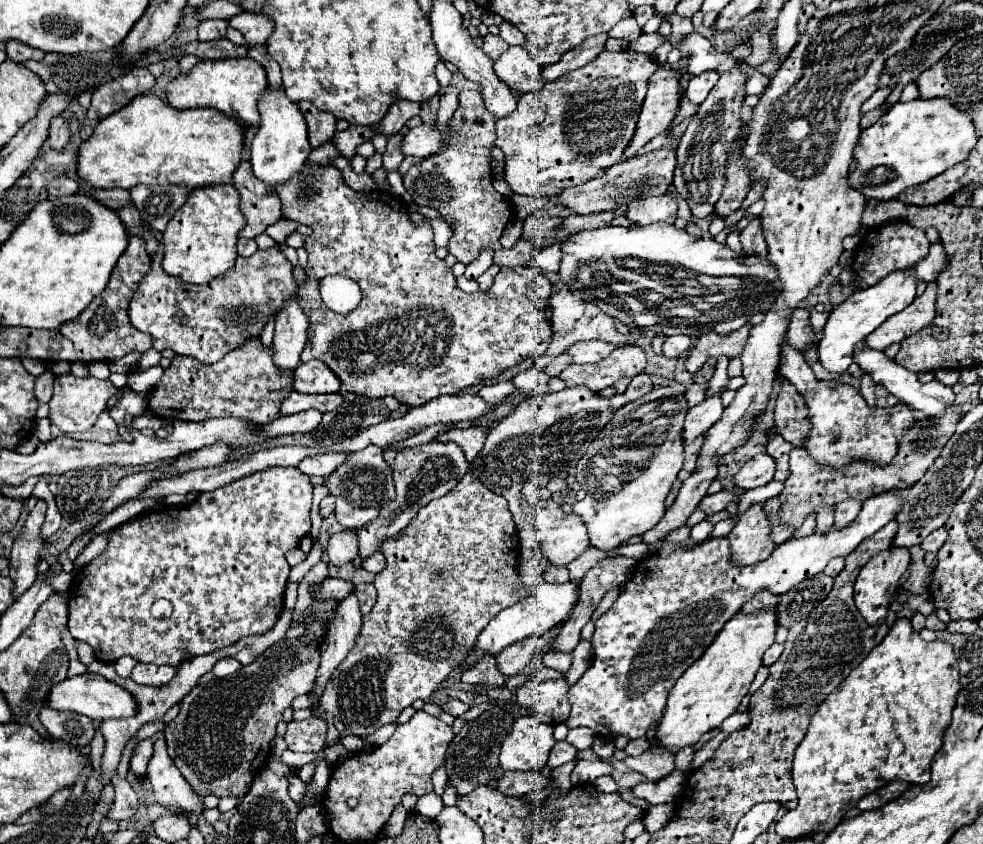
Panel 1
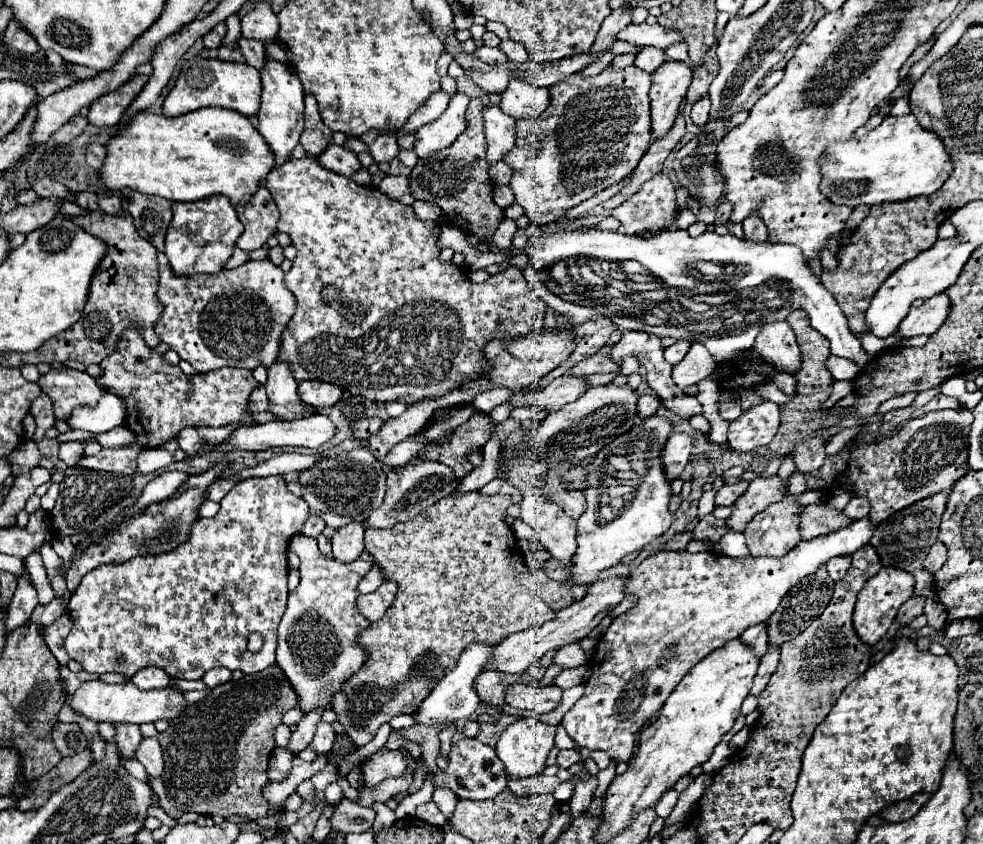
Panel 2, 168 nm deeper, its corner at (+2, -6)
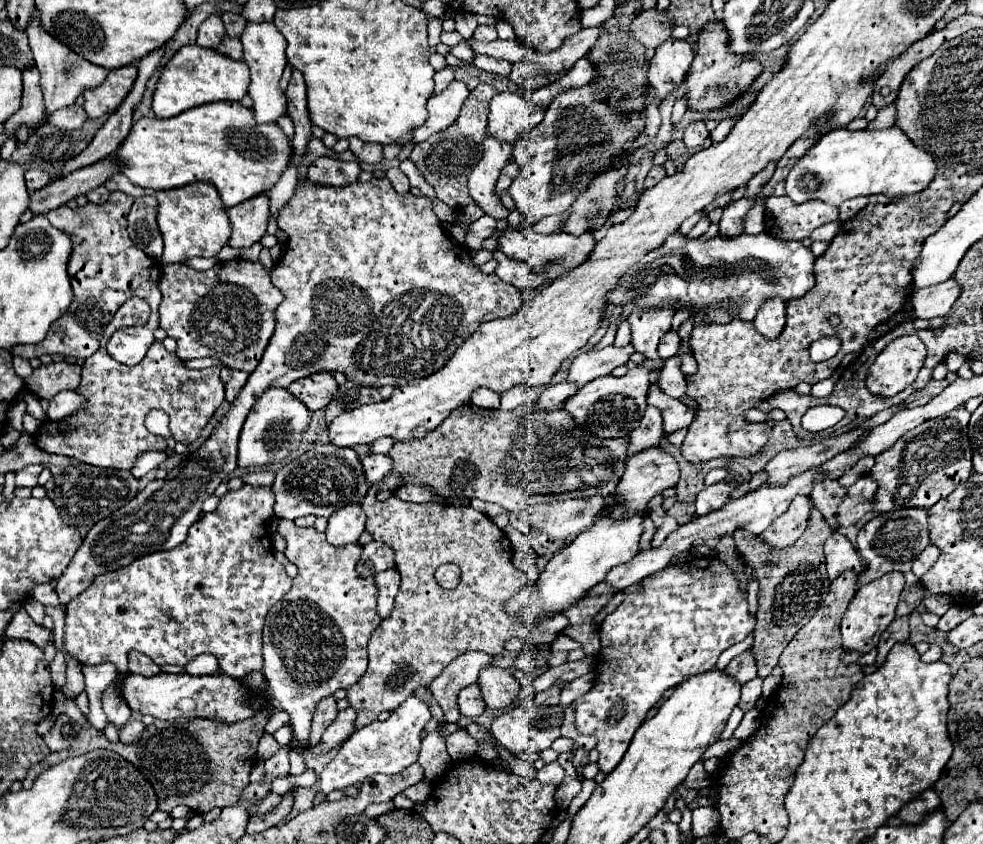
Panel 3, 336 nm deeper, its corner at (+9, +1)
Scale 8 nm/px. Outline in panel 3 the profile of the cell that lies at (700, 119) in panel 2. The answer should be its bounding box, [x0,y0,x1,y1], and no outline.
[683,121,709,147]

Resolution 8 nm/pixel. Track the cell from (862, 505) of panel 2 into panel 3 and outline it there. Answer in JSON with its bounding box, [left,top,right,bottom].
[847,477,877,499]

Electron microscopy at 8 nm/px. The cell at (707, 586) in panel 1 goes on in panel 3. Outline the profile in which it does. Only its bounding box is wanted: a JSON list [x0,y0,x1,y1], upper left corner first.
[571,557,755,773]

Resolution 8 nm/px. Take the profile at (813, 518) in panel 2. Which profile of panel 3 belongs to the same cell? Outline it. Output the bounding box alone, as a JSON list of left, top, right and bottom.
[837,497,873,527]

